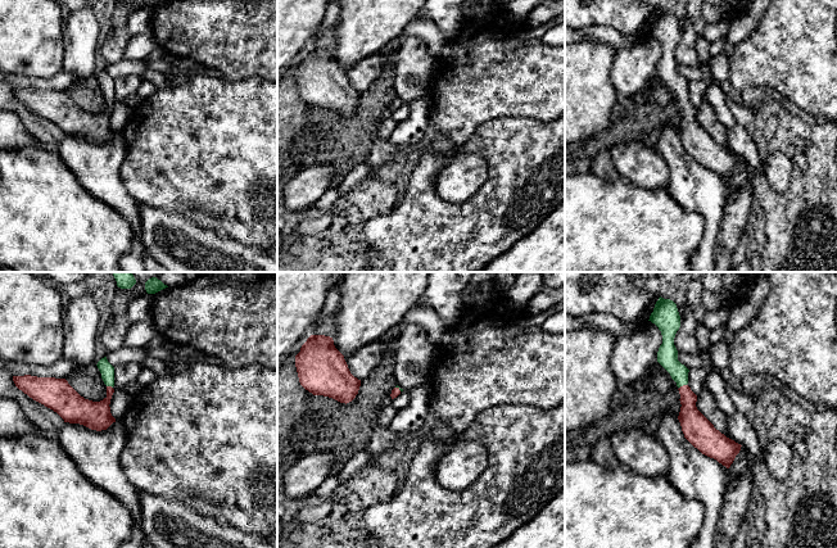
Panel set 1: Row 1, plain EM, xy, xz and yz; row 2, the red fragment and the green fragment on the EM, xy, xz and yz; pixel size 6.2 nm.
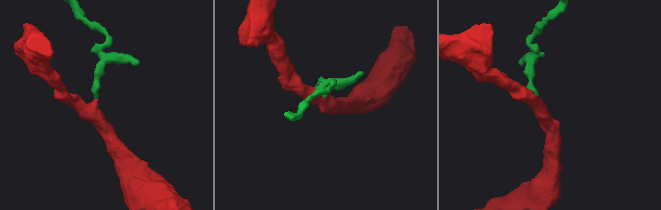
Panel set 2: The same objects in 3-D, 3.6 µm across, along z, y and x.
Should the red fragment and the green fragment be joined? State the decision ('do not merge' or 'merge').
merge

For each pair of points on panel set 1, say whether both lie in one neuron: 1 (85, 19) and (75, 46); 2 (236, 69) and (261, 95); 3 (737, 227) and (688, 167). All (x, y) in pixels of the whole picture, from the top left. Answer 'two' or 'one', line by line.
1: one
2: two
3: two

